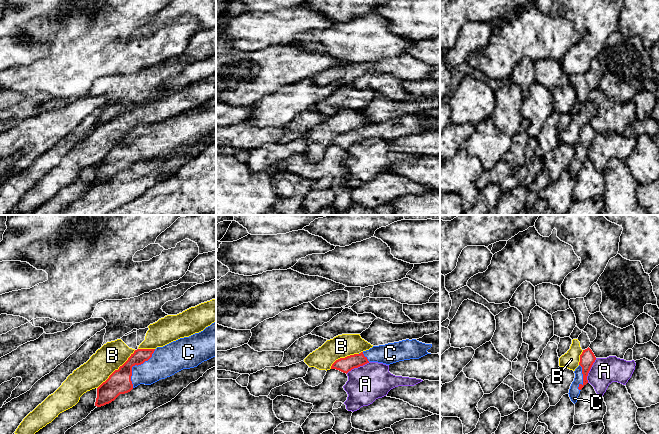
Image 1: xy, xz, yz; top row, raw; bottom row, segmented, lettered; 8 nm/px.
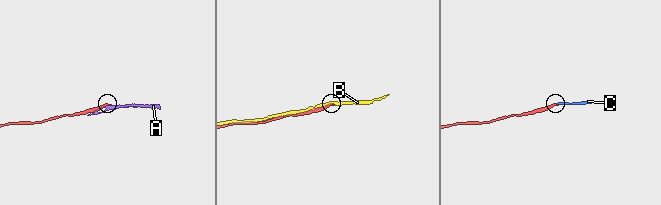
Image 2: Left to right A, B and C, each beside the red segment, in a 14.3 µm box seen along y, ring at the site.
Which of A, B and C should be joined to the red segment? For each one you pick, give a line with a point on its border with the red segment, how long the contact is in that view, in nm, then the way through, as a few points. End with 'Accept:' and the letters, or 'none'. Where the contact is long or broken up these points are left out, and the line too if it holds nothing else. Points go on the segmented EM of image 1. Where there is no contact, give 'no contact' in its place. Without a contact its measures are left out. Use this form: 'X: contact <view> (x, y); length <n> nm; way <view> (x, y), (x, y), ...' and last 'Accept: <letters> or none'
C: contact xy (135, 364); length 360 nm
Accept: C

